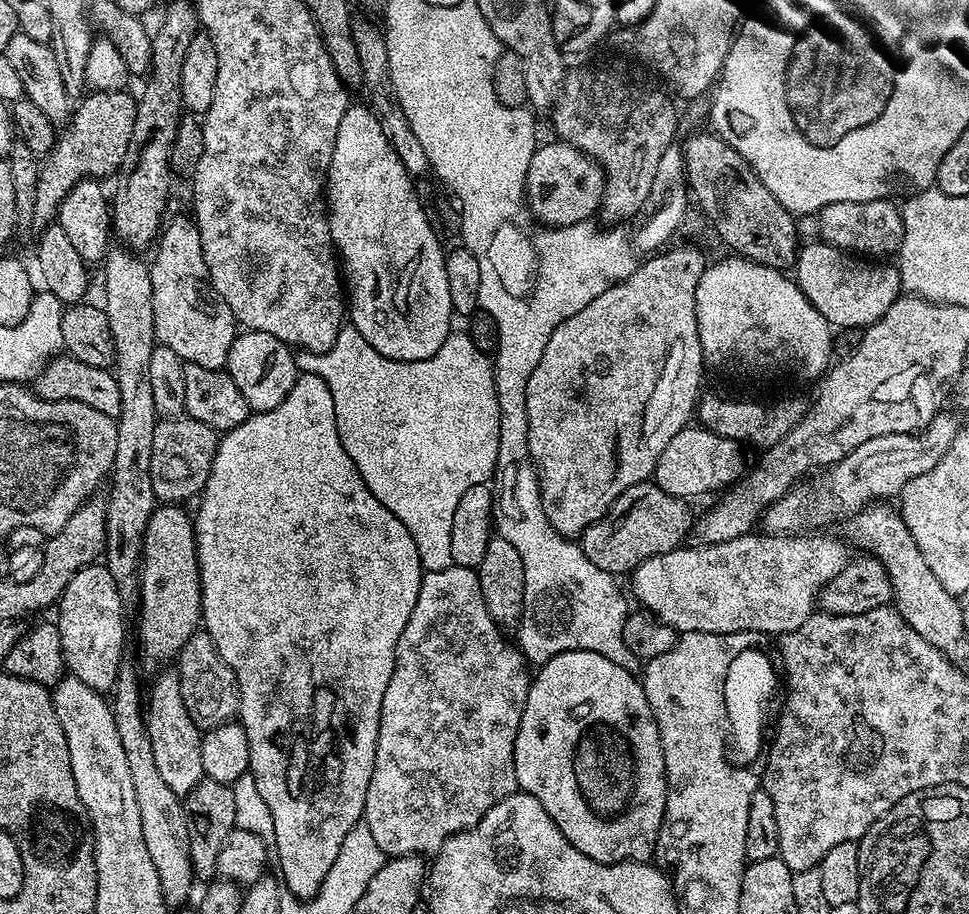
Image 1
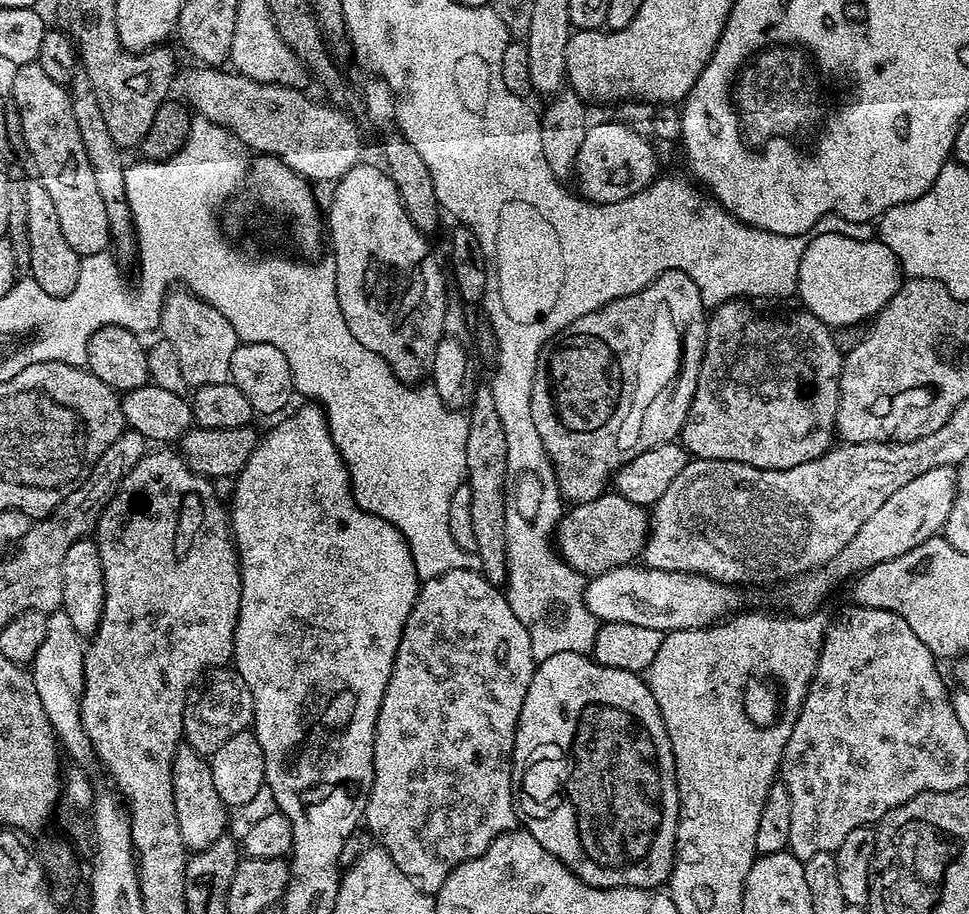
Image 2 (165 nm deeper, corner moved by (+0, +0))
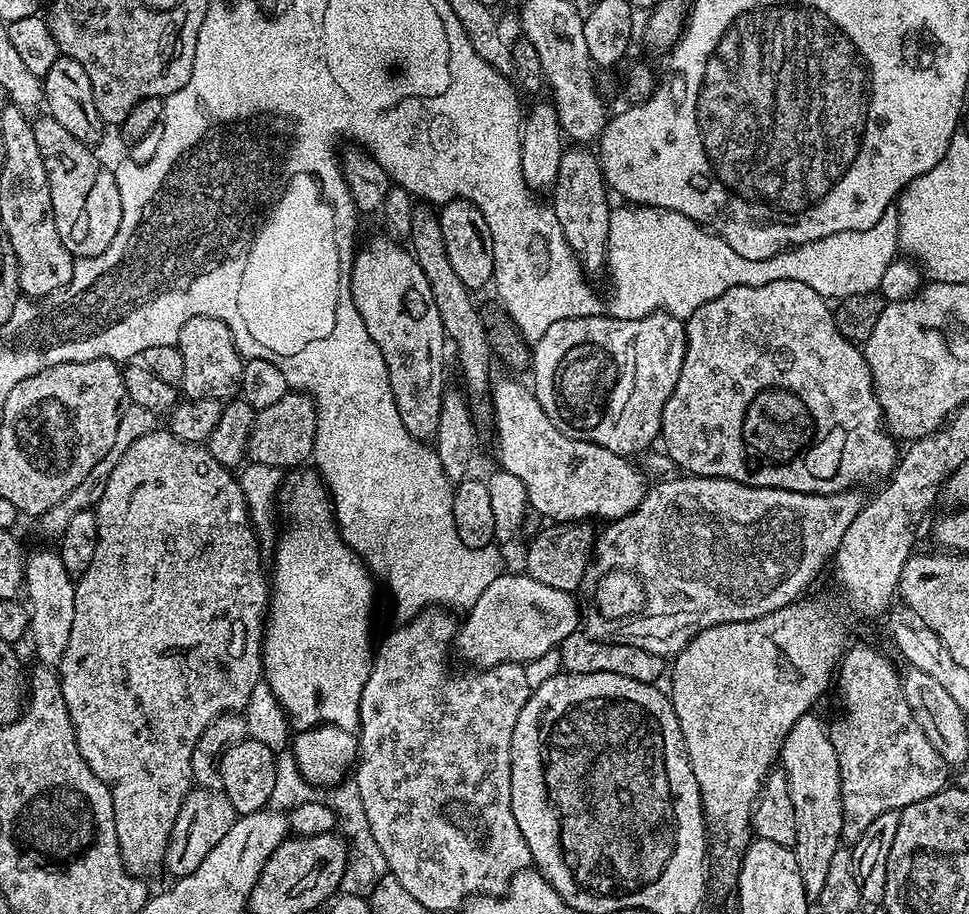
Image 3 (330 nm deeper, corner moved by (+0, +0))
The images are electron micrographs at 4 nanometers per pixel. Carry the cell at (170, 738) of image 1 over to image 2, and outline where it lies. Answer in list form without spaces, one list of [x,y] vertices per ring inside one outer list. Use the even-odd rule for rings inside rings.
[[[181,743],[174,754],[172,767],[174,782],[174,810],[178,814],[178,830],[182,830],[182,842],[185,849],[192,852],[206,850],[218,838],[225,835],[230,810],[218,798],[218,790],[214,787],[214,774],[211,763],[188,744]]]

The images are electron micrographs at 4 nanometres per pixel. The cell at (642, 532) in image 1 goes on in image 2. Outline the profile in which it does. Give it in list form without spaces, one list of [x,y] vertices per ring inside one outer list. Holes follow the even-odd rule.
[[[608,490],[590,502],[571,505],[556,526],[554,544],[559,555],[575,572],[591,578],[633,563],[643,553],[649,535],[649,509],[643,504],[630,502],[615,490]]]

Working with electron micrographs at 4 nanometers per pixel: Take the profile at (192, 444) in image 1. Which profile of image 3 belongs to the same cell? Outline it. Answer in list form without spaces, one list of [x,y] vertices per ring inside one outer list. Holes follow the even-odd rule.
[[[289,390],[274,406],[259,409],[248,439],[247,459],[254,463],[296,470],[309,463],[316,437],[316,401],[306,392]]]

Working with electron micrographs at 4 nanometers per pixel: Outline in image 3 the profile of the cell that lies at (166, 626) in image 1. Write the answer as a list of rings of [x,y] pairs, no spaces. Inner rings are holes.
[[[157,430],[146,434],[146,438],[138,438],[122,454],[122,458],[117,462],[108,473],[106,490],[102,490],[102,498],[96,504],[94,509],[98,518],[98,550],[94,550],[94,558],[90,561],[90,566],[79,573],[75,581],[76,589],[74,590],[74,626],[70,629],[70,642],[66,646],[66,654],[62,654],[58,665],[58,675],[60,678],[60,689],[62,698],[66,698],[66,710],[70,714],[70,722],[74,726],[74,738],[78,742],[78,754],[86,758],[86,766],[102,778],[102,782],[110,790],[110,798],[114,802],[114,830],[118,830],[118,850],[122,854],[122,860],[126,870],[134,876],[141,878],[147,877],[147,872],[161,871],[166,854],[166,846],[170,842],[170,830],[178,818],[178,810],[186,798],[186,794],[191,792],[194,783],[191,774],[192,759],[194,758],[194,746],[198,746],[198,738],[202,738],[202,730],[214,722],[214,718],[223,716],[225,712],[243,713],[250,699],[250,694],[256,683],[262,680],[264,670],[264,621],[268,614],[268,598],[270,595],[270,580],[266,575],[266,568],[260,561],[259,544],[255,538],[255,530],[249,523],[248,506],[246,498],[243,496],[243,490],[240,488],[240,481],[229,469],[223,468],[214,457],[208,452],[207,447],[203,444],[191,444],[182,438],[178,438],[171,430]]]

